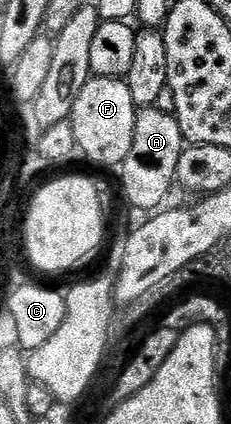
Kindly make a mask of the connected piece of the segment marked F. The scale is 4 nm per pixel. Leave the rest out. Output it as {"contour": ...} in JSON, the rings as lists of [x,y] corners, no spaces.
{"contour":[[[90,78],[78,94],[70,118],[79,154],[85,155],[92,163],[119,168],[130,153],[130,145],[134,145],[137,110],[125,80]]]}

